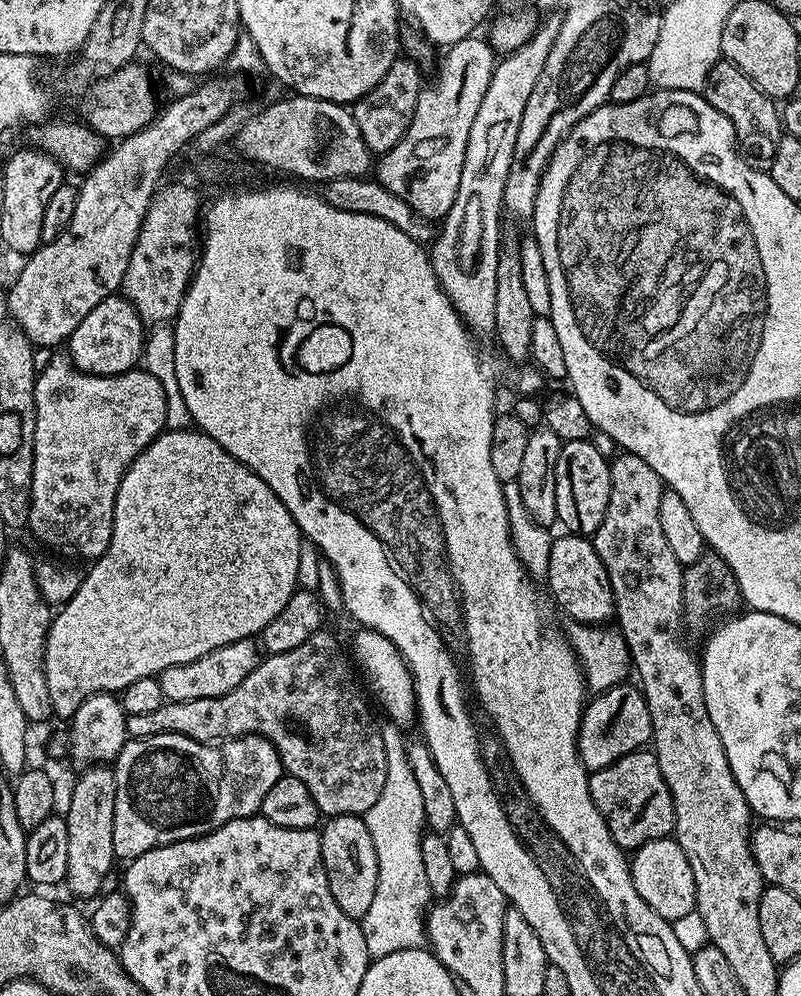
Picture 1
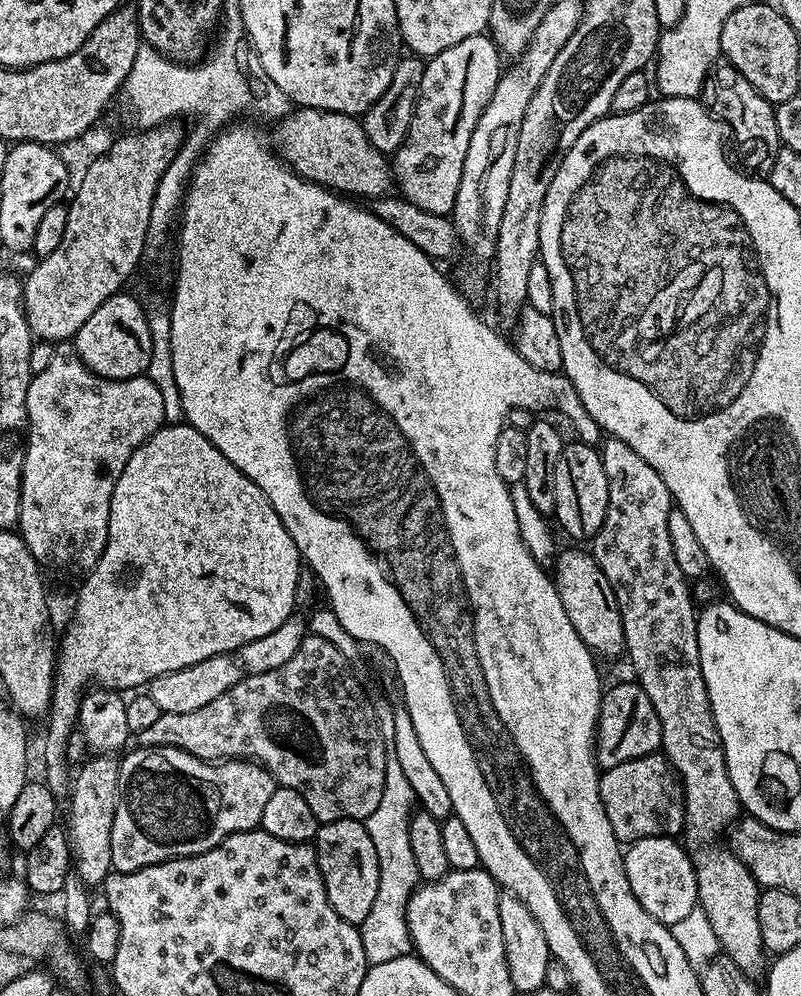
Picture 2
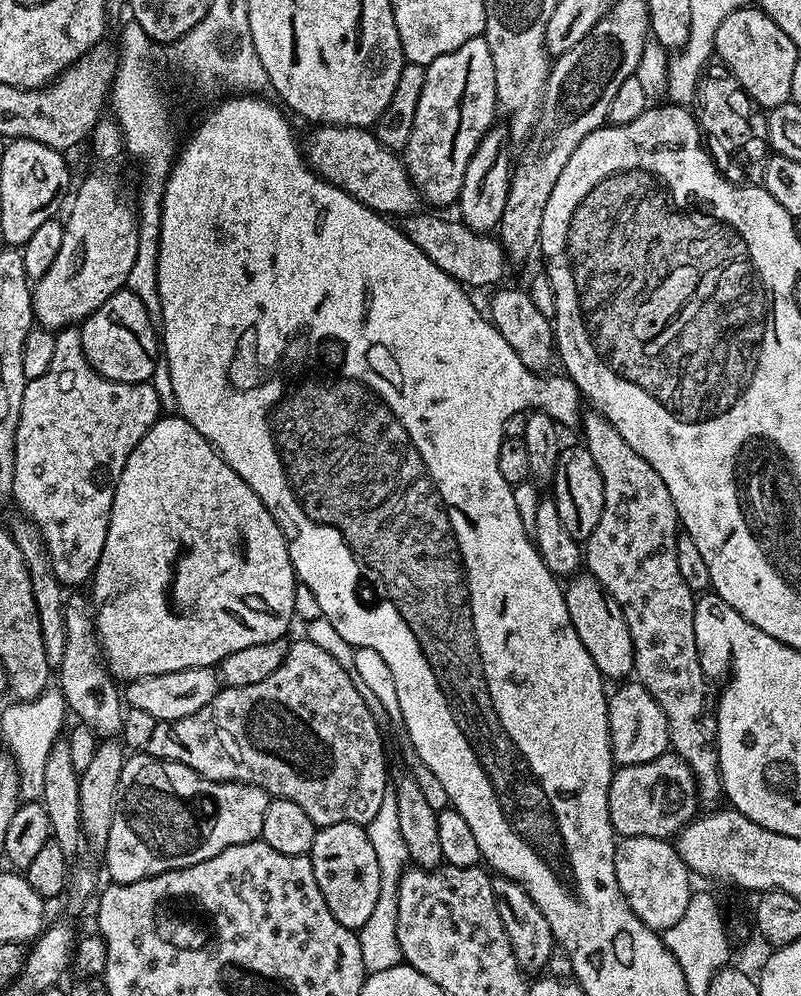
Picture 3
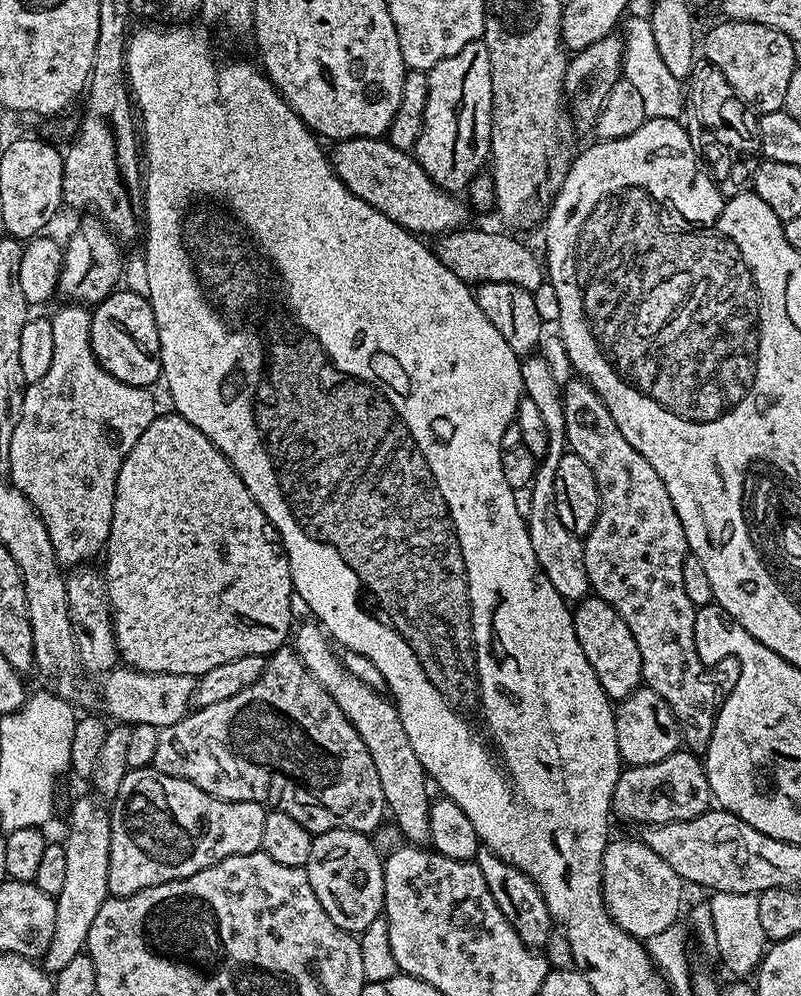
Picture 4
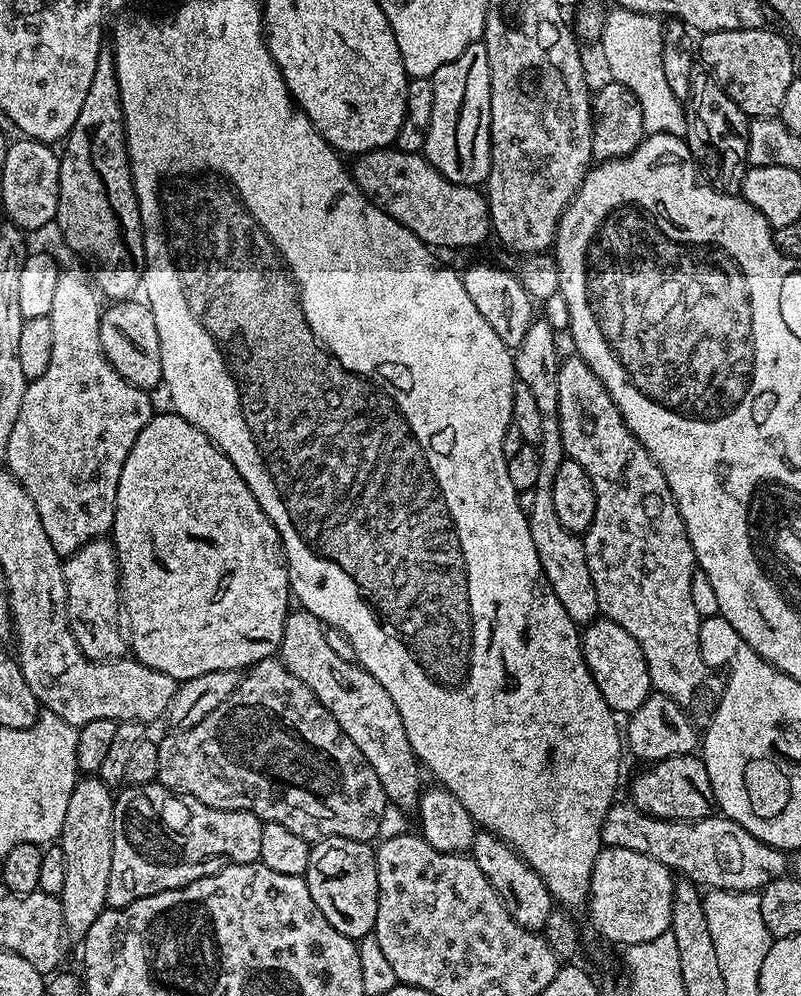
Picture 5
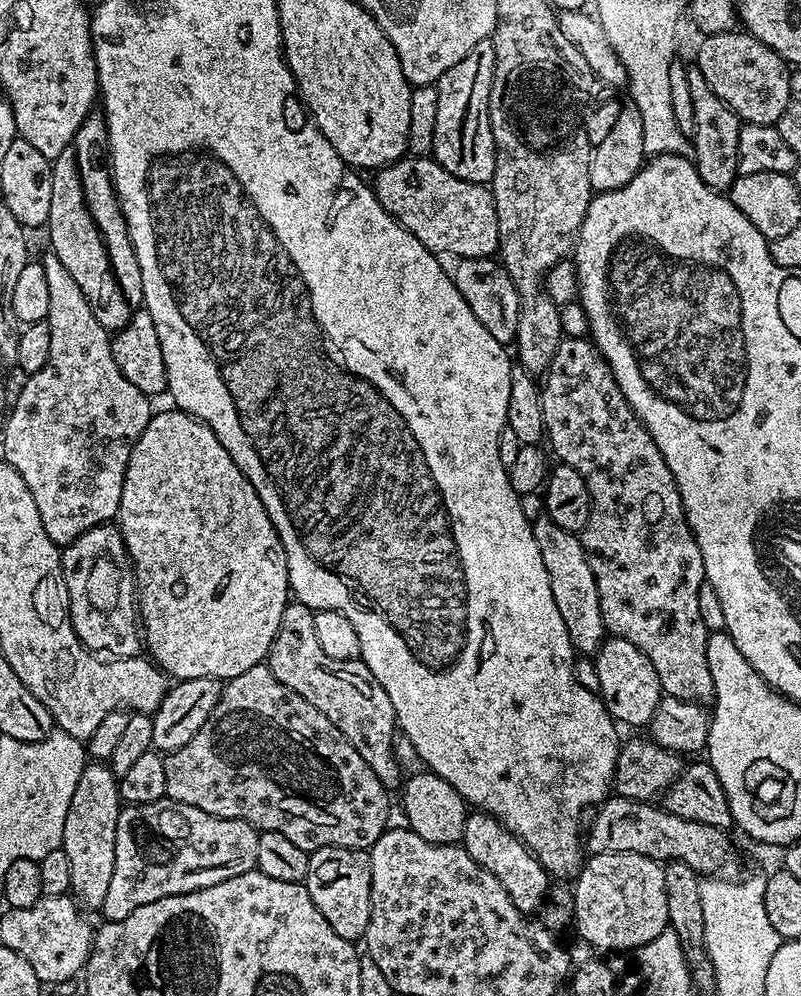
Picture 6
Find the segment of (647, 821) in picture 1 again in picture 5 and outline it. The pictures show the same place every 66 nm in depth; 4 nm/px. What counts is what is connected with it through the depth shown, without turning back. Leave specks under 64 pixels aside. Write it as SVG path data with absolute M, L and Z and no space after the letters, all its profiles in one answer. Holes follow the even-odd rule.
M699 755L671 756L665 760L655 761L645 772L640 772L632 780L632 796L630 802L638 810L663 820L705 820L713 815L716 808L714 790L710 786L710 774L706 774L706 766Z

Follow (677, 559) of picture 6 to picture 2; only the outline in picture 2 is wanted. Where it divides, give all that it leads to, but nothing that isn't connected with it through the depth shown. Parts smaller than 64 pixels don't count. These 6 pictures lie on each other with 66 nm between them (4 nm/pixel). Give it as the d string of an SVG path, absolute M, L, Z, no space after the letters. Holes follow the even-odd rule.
M608 438L599 445L598 451L606 470L606 482L610 486L610 502L598 534L590 541L590 551L598 566L602 566L602 574L606 574L616 595L624 627L624 651L626 660L632 663L632 668L636 671L635 683L640 684L642 690L646 690L646 698L654 702L654 714L658 714L658 722L662 726L662 754L668 759L668 763L680 777L680 785L684 787L684 826L686 837L688 836L686 848L692 857L692 865L696 868L698 907L706 914L706 918L710 918L710 927L714 929L714 934L718 934L721 953L729 956L734 966L738 966L738 970L756 978L766 968L762 930L758 930L758 902L762 889L731 847L723 848L716 844L716 839L737 823L742 809L734 790L734 782L730 782L724 747L720 741L718 726L714 722L706 682L702 678L696 633L698 608L694 603L689 581L682 574L682 570L678 570L678 562L674 562L674 546L670 546L668 516L672 512L674 501L658 470L654 470L654 466L646 462L646 458L634 454L634 450L626 446L626 442Z

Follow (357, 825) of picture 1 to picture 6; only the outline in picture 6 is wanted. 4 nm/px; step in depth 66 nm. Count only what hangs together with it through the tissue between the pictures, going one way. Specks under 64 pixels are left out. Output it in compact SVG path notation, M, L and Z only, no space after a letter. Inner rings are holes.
M326 846L308 857L308 893L314 898L314 906L322 910L322 918L334 926L334 934L353 942L363 937L366 926L370 922L370 862L368 852L363 848L343 848L342 846Z

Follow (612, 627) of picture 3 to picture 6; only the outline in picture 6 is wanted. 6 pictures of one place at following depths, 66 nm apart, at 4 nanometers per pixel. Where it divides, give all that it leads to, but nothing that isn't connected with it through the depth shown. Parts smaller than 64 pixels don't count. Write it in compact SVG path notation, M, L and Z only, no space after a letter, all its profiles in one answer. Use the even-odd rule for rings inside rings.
M609 635L596 649L594 659L596 659L597 684L595 687L613 720L621 725L648 725L662 695L658 674L654 674L650 658L646 658L646 654L642 654L642 650L634 646L634 642L626 642L620 636Z

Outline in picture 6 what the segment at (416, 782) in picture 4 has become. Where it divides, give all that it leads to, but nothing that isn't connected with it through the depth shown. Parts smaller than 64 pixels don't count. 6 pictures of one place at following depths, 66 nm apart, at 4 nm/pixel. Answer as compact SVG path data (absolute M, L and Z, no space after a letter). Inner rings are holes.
M299 602L288 603L286 610L282 610L282 622L266 663L282 686L290 686L294 694L302 694L314 710L326 714L326 718L334 722L346 742L366 758L366 766L378 774L378 782L382 782L384 788L395 790L401 787L402 769L395 758L398 725L390 697L363 660L326 658L318 637L314 635L313 609Z

